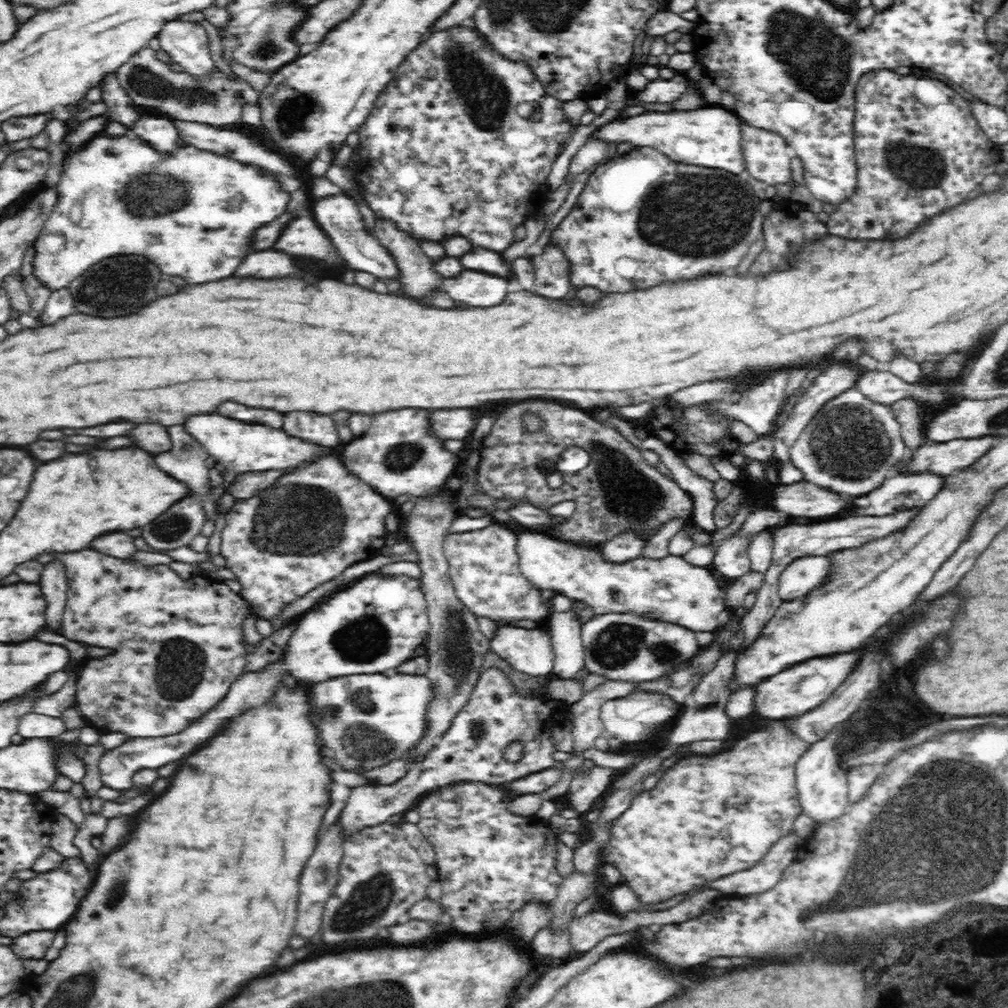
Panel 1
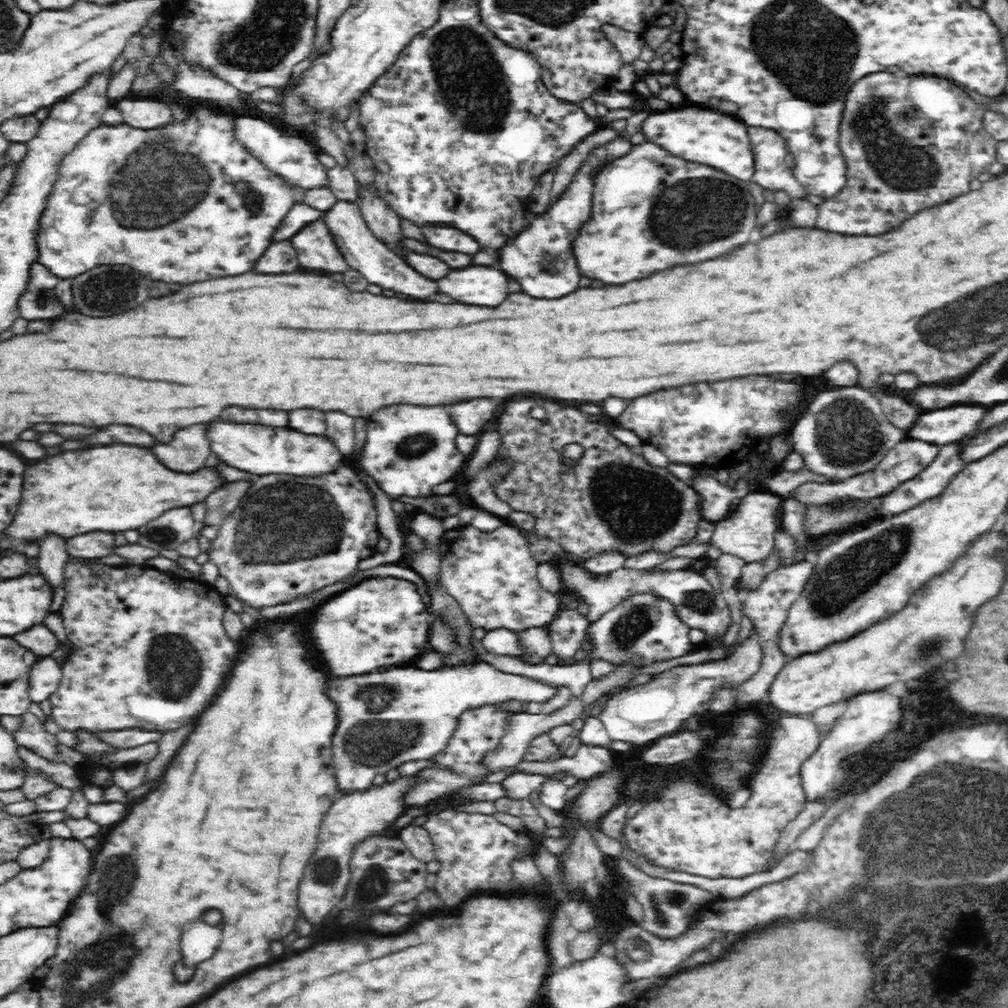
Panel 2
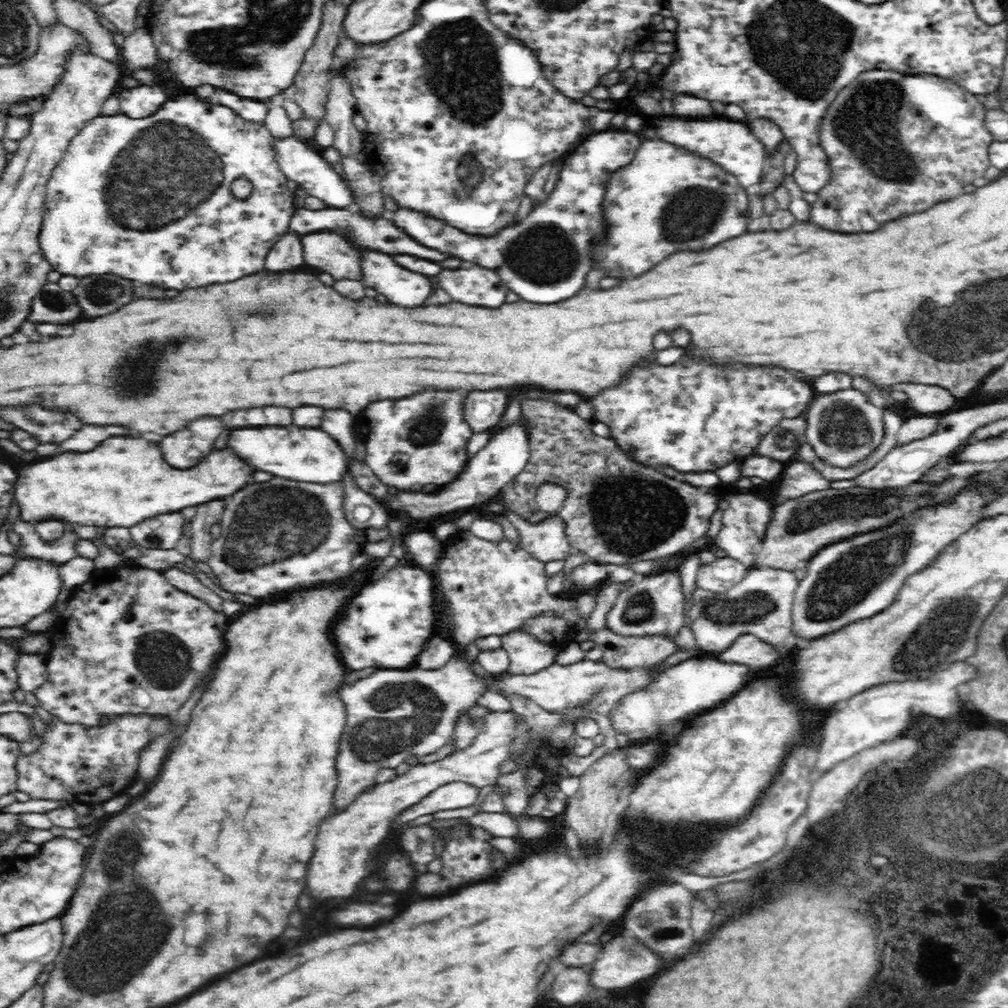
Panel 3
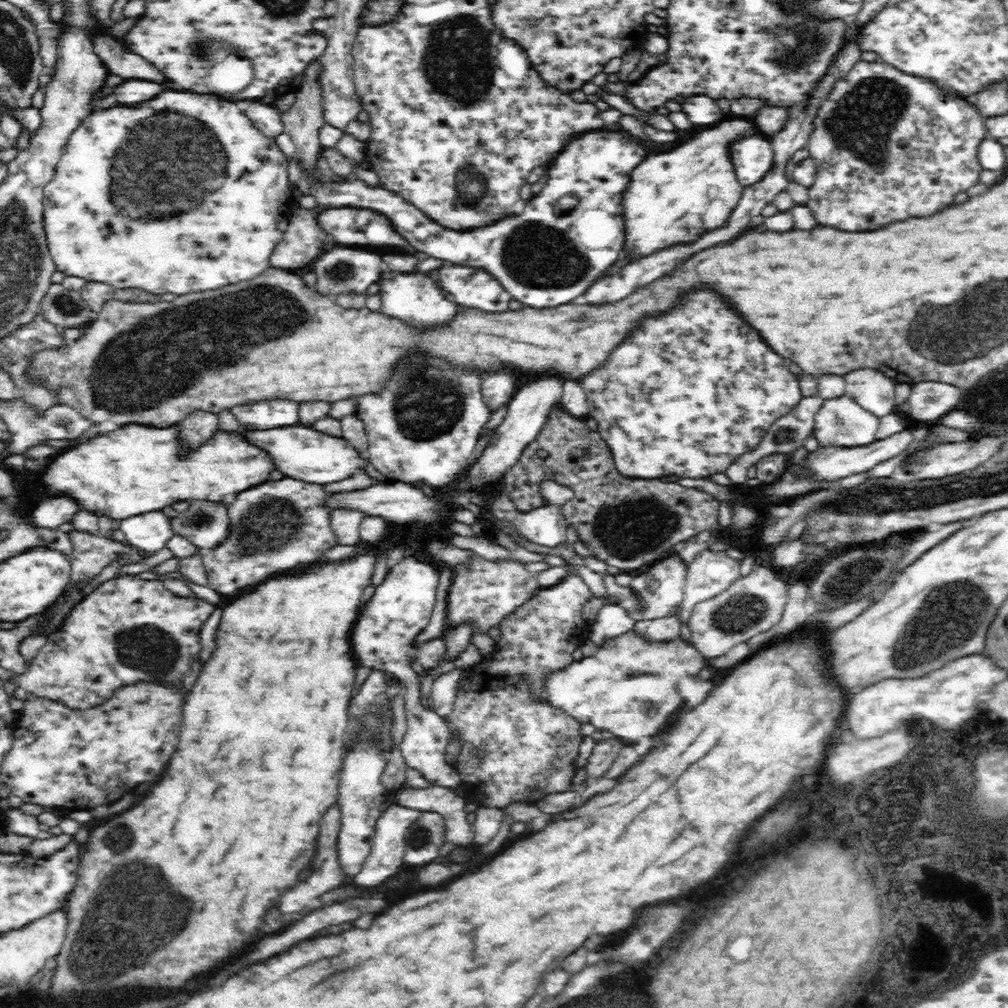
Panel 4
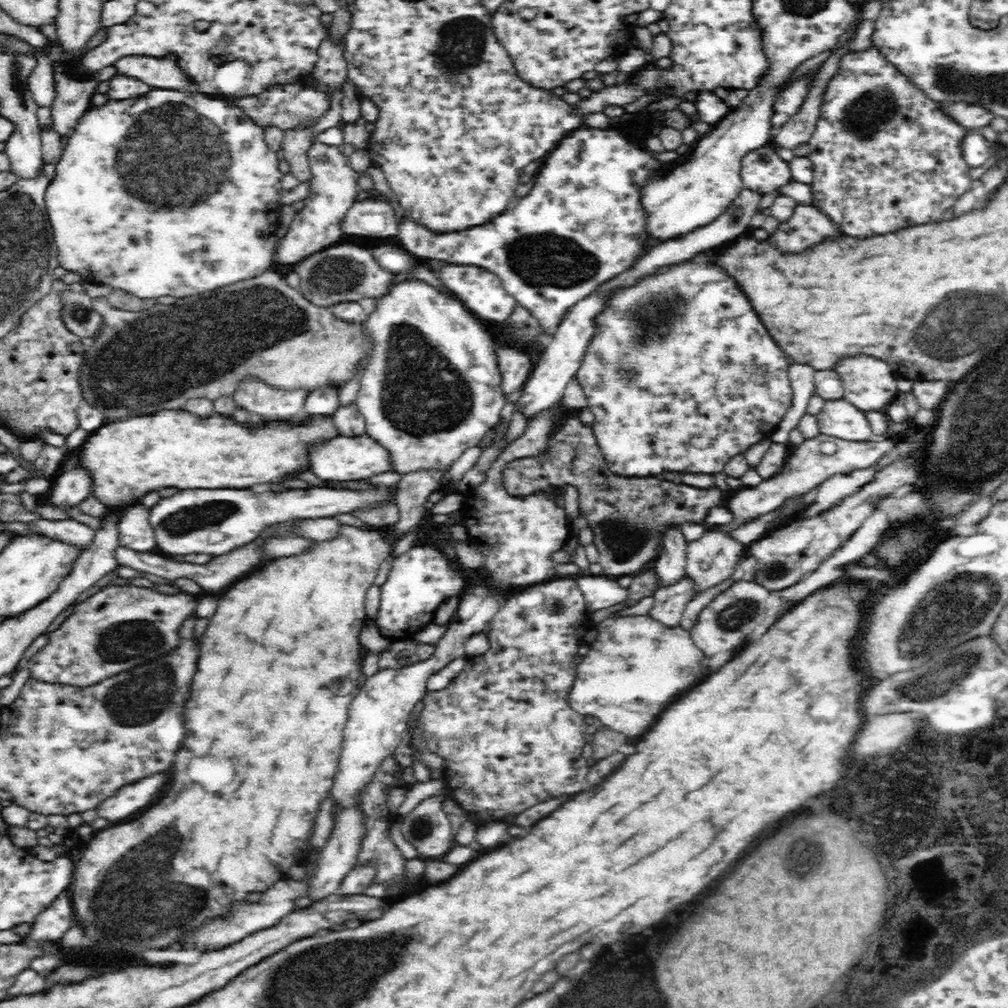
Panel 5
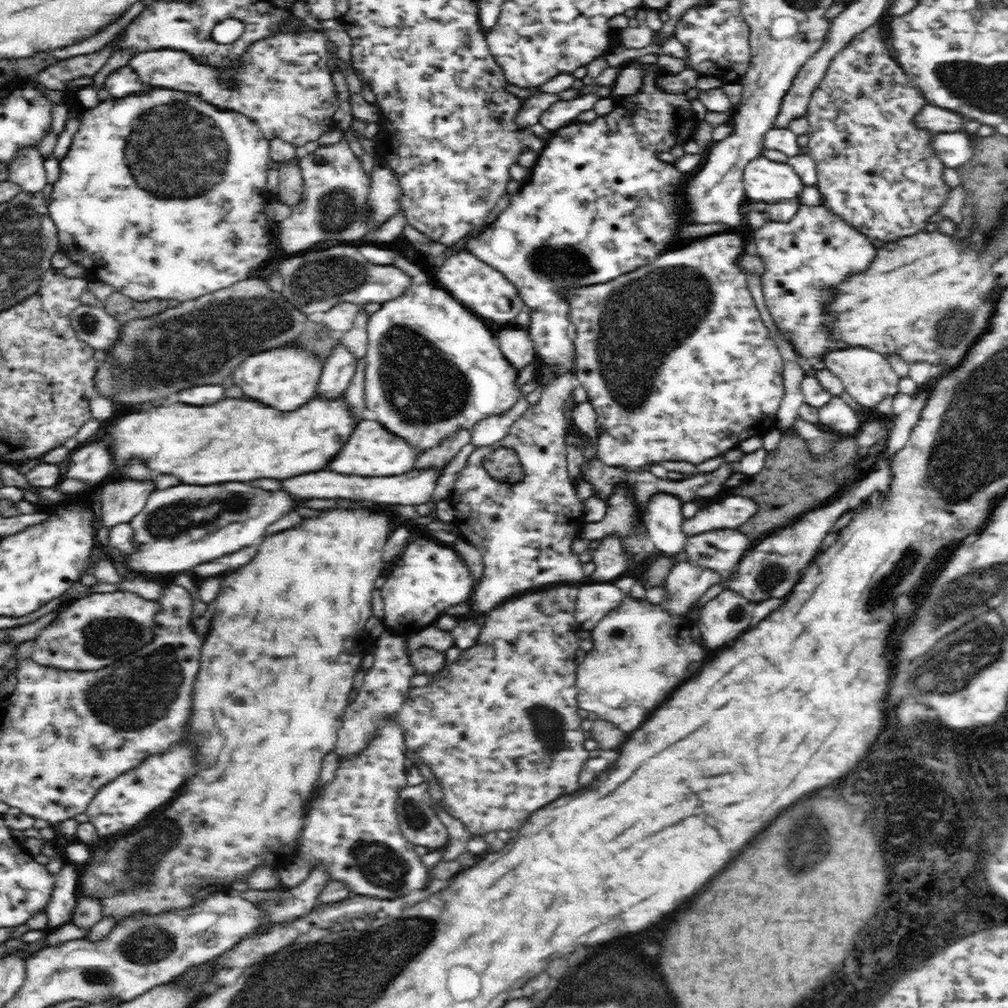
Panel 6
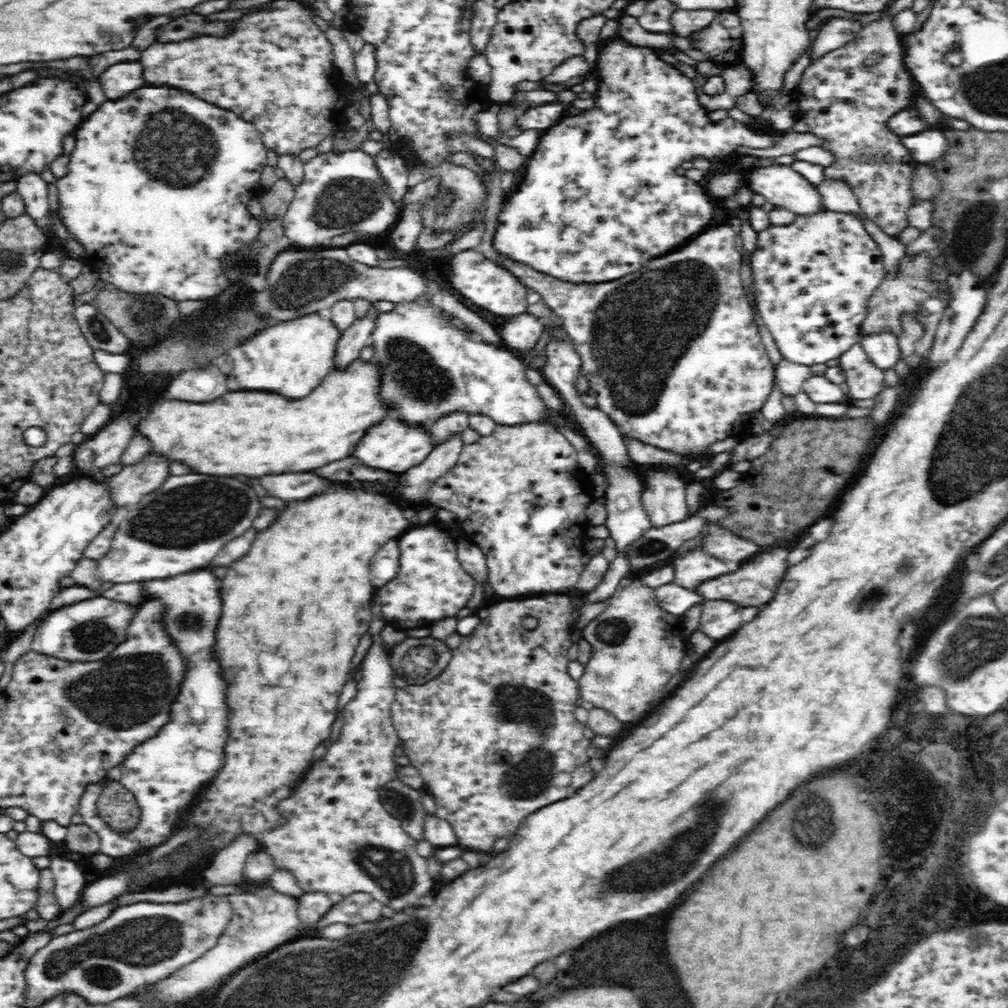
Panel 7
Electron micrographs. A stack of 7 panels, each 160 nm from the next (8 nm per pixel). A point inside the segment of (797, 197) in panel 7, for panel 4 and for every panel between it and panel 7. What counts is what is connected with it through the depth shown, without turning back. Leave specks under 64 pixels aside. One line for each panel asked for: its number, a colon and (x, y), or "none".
4: (752, 155)
5: (762, 169)
6: (763, 179)

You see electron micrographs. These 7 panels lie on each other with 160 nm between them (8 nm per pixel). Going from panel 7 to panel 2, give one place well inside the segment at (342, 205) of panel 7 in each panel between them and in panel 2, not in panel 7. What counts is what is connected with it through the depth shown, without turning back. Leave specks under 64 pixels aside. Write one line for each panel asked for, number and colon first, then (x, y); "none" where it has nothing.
2: (279, 259)
3: (287, 255)
4: (303, 239)
5: (318, 225)
6: (333, 207)

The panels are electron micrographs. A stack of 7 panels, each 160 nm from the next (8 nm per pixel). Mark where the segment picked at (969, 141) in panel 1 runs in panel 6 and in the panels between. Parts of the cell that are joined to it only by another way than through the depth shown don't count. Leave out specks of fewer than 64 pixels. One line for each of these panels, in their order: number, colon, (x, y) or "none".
2: (910, 143)
3: (923, 138)
4: (888, 146)
5: (885, 155)
6: (877, 170)

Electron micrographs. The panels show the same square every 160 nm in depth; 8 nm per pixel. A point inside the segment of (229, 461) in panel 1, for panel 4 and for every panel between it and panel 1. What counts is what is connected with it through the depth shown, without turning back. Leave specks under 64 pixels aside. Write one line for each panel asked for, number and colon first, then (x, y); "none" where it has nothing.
2: (257, 449)
3: (311, 456)
4: (302, 453)

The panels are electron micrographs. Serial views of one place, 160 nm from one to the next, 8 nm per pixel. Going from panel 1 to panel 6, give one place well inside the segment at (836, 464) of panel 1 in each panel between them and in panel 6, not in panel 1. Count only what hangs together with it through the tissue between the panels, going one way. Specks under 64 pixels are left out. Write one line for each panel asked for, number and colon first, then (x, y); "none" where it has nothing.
2: (843, 432)
3: (843, 428)
4: (840, 422)
5: (840, 419)
6: (835, 416)

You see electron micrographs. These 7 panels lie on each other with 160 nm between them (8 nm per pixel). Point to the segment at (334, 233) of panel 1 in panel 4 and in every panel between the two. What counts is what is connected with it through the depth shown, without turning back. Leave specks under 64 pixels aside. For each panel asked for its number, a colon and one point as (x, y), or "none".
2: (363, 251)
3: (405, 288)
4: (414, 297)

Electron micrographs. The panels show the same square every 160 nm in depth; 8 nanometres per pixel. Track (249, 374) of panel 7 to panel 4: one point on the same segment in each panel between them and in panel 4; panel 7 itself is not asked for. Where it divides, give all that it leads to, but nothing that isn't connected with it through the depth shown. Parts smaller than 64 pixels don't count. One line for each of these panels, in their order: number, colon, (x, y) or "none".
4: (273, 413)
5: (271, 406)
6: (285, 380)

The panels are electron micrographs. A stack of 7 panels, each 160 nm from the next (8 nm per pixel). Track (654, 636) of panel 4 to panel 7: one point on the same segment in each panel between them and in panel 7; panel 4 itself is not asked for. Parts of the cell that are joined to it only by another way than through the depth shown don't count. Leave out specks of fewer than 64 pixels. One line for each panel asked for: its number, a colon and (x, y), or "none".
5: (669, 603)
6: (685, 584)
7: (694, 568)

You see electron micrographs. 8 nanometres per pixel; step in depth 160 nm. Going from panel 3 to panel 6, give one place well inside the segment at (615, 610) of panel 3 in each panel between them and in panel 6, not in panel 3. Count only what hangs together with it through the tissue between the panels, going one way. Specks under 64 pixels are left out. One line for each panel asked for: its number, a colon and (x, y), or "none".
4: (657, 594)
5: (670, 563)
6: (663, 522)

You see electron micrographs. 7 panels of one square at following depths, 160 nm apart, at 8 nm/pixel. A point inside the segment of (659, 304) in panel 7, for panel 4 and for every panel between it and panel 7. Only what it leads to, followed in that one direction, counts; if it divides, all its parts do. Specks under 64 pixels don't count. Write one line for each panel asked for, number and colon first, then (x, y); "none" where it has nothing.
4: (689, 393)
5: (699, 381)
6: (675, 359)

